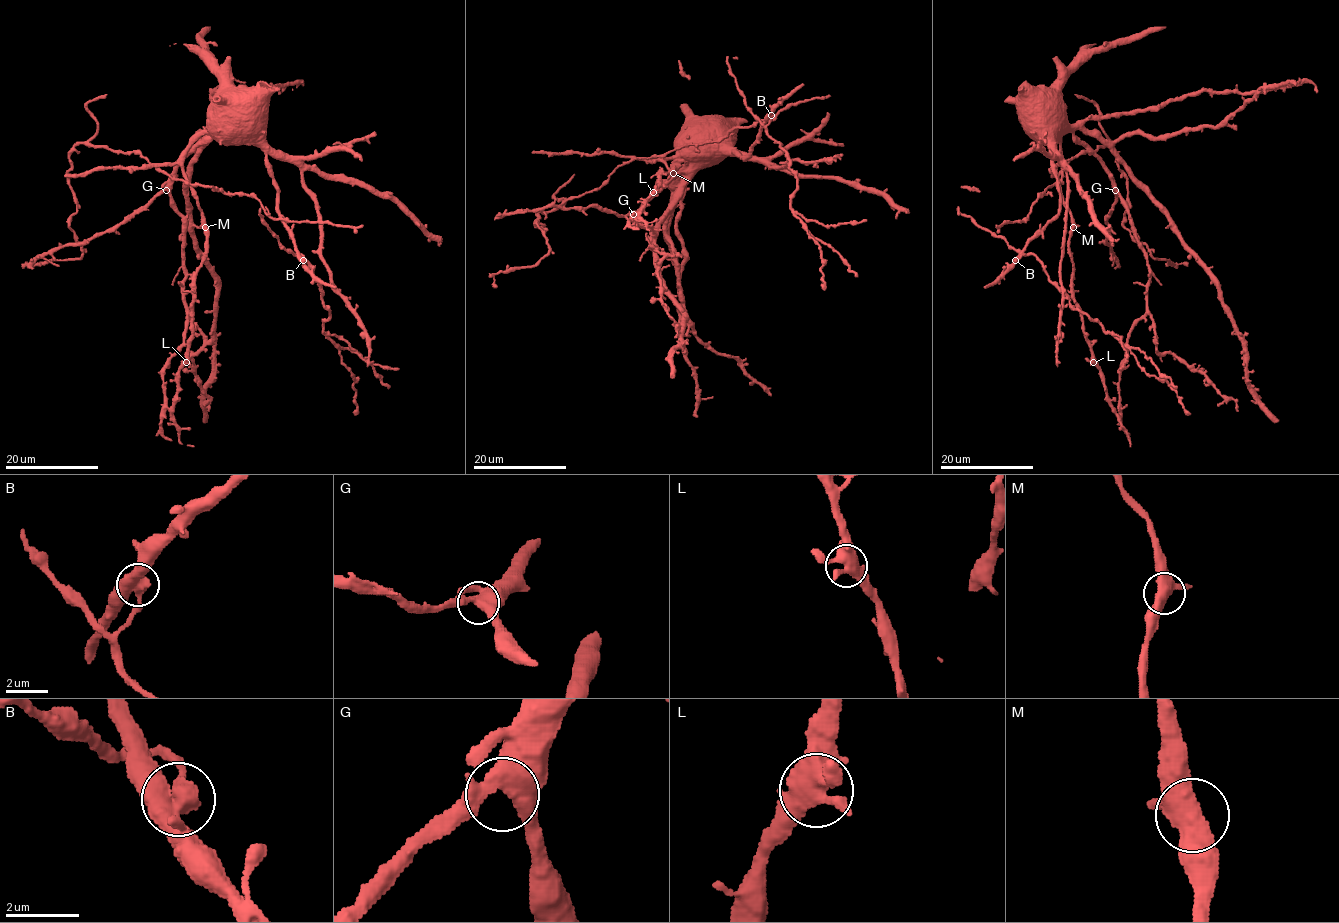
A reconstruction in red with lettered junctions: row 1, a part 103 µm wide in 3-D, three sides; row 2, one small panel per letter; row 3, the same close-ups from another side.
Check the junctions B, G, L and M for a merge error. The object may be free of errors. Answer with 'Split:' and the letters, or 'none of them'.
Split: none of them

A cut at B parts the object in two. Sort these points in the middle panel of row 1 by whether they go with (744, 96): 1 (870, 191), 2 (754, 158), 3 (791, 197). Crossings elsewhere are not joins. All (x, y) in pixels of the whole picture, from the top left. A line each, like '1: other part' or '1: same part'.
1: other part
2: other part
3: same part

